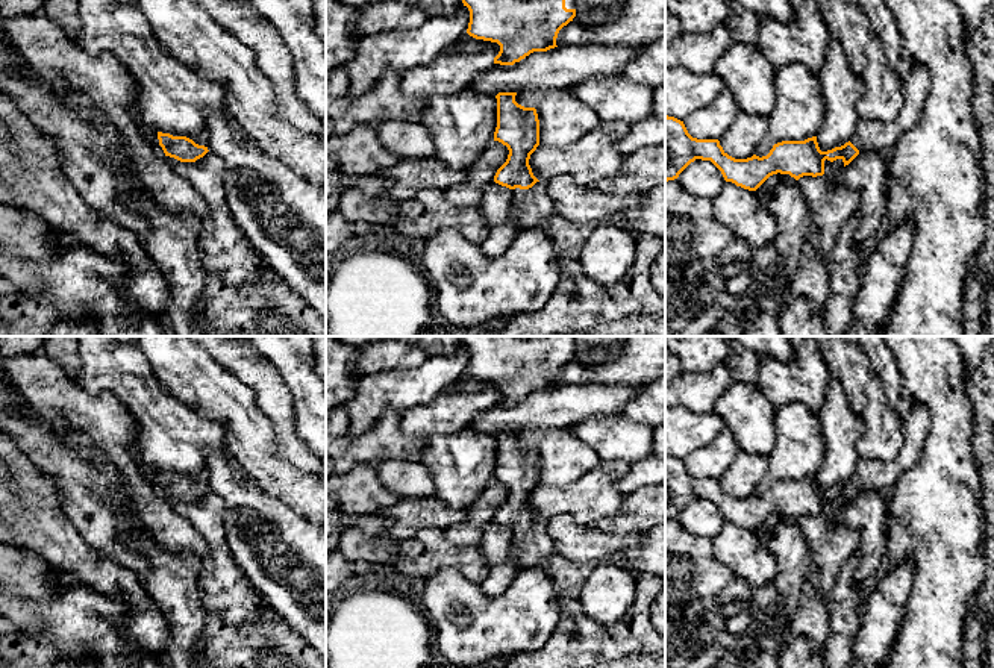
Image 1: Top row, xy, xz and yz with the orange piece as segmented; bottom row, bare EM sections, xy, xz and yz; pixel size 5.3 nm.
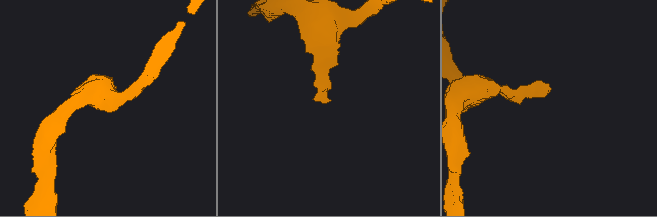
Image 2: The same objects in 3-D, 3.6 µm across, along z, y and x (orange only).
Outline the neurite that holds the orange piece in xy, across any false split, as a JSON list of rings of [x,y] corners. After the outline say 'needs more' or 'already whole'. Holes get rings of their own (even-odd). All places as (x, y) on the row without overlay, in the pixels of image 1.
[[[158,471],[158,479],[165,495],[174,497],[180,501],[195,501],[209,491],[206,486],[208,474],[186,477]]]; needs more

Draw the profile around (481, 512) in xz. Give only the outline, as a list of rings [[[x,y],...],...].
[[[492,480],[477,498],[465,509],[465,520],[444,529],[445,539],[458,545],[479,545],[485,527],[494,521],[497,509],[506,501],[509,489],[499,480]]]

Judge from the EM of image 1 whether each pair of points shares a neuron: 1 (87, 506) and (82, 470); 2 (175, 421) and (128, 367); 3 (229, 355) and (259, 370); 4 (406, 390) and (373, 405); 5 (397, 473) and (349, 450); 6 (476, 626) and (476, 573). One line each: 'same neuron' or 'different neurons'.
1: same neuron
2: same neuron
3: same neuron
4: same neuron
5: different neurons
6: different neurons

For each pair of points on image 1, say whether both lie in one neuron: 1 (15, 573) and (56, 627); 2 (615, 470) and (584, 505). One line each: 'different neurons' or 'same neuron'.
1: same neuron
2: same neuron

